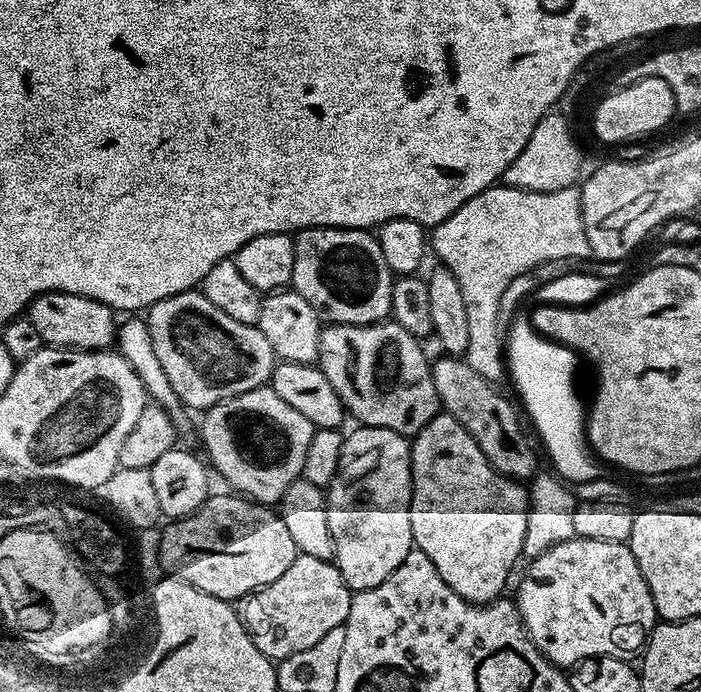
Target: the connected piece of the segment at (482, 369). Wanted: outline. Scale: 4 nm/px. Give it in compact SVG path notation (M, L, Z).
M507 186L488 188L470 198L457 212L450 214L446 222L431 229L430 248L436 251L436 260L453 272L461 286L470 328L466 353L468 364L478 370L482 378L493 382L500 382L506 376L506 340L498 330L498 306L502 302L502 294L506 294L506 286L510 286L518 274L526 274L542 262L554 262L558 258L587 261L592 256L580 209L580 189L576 186L553 192L531 192Z

